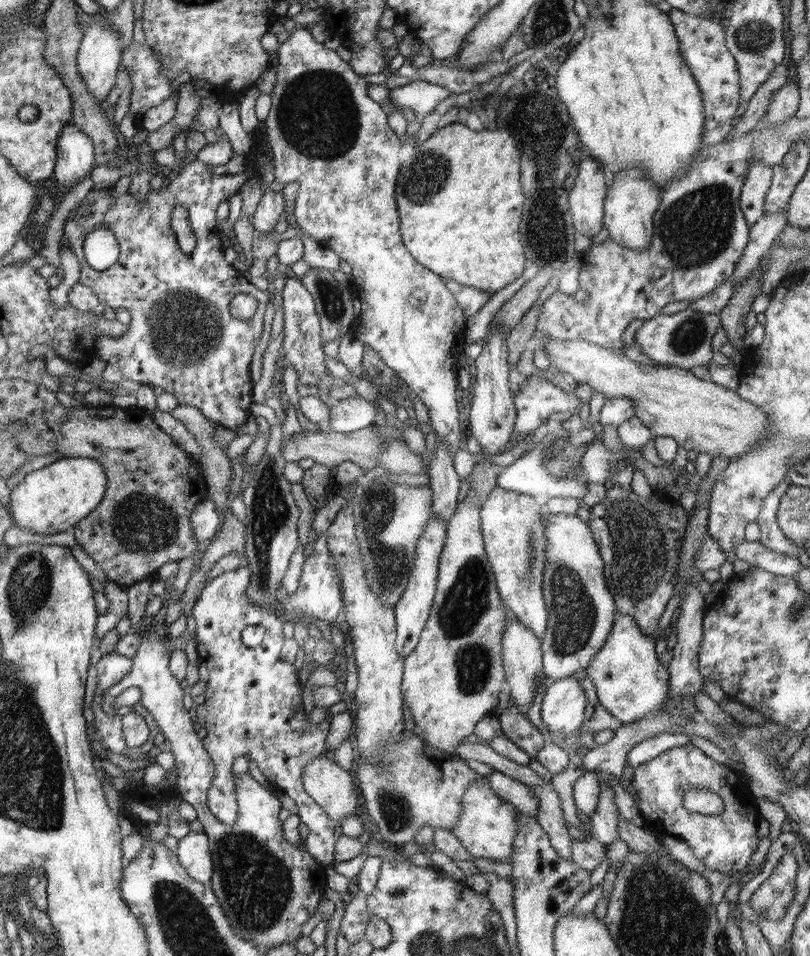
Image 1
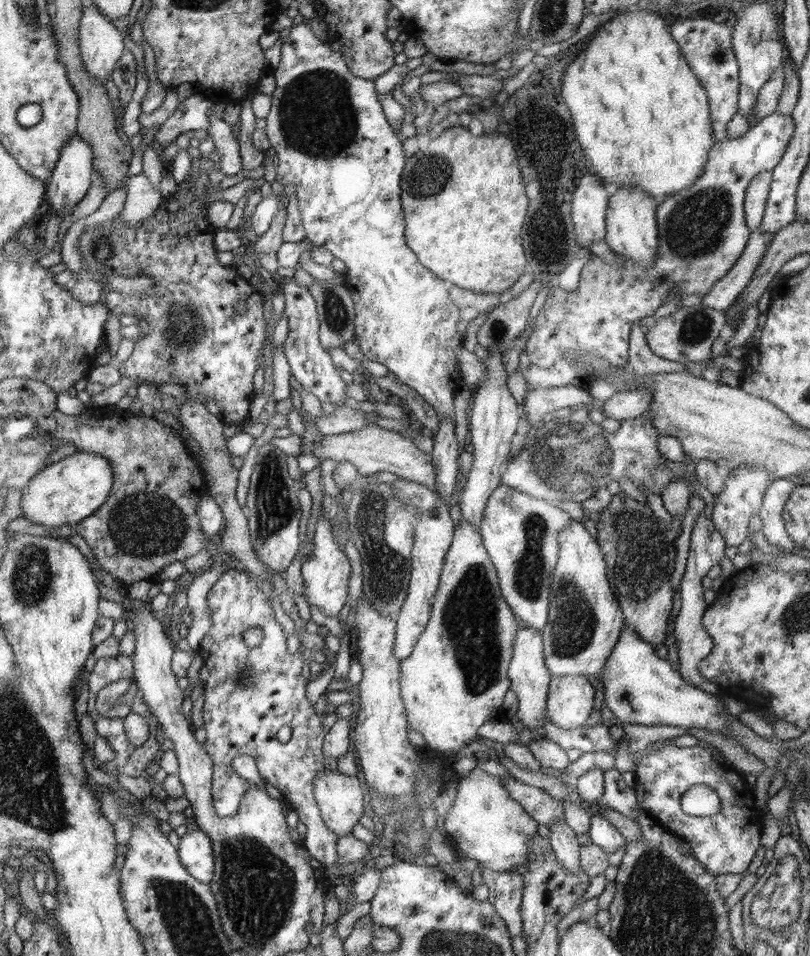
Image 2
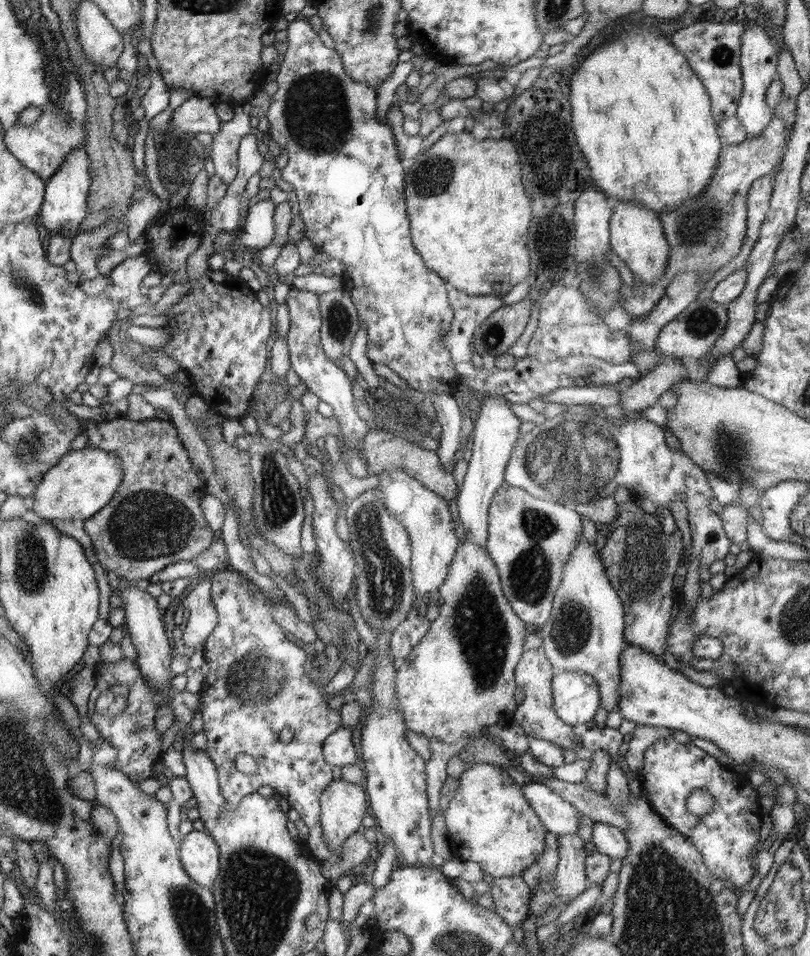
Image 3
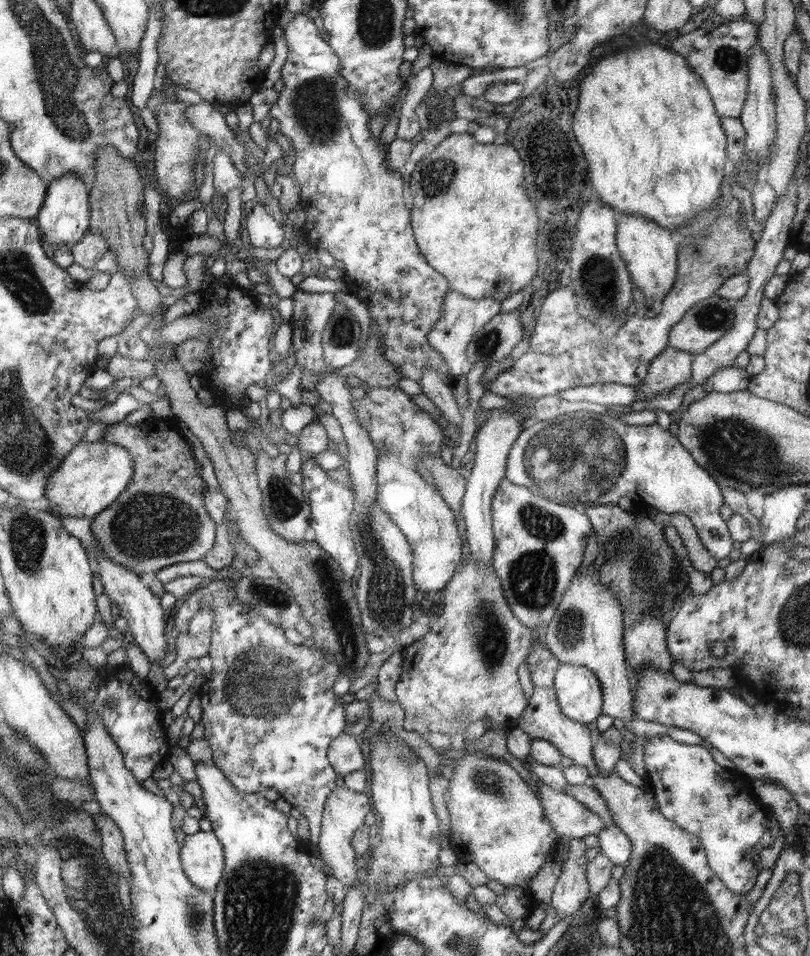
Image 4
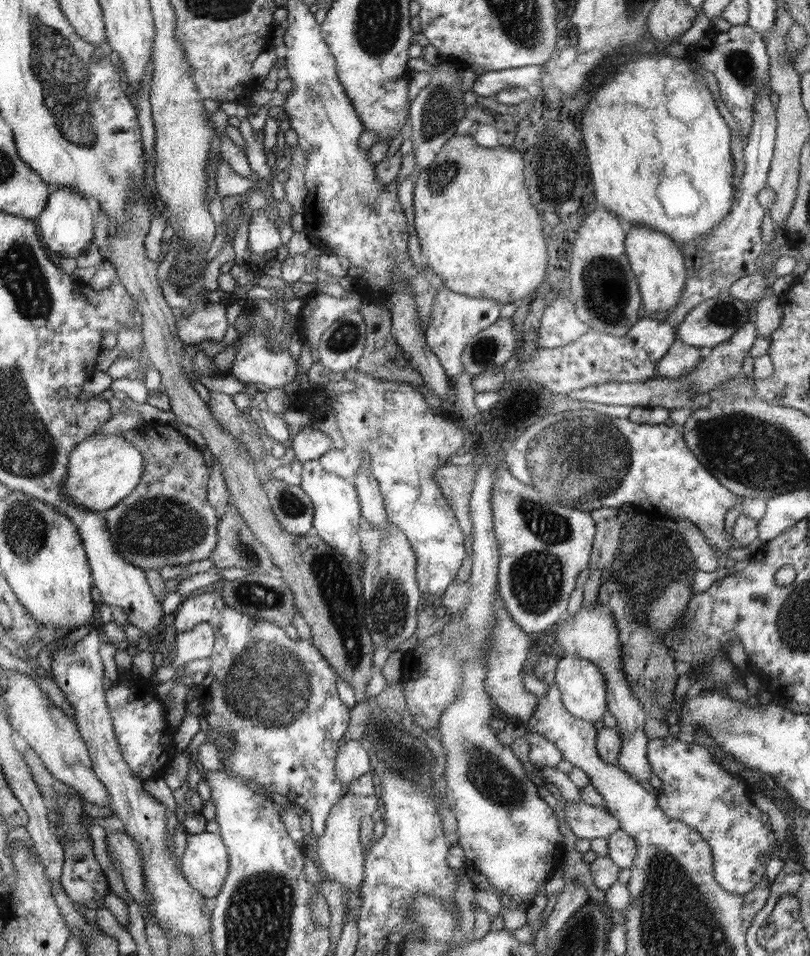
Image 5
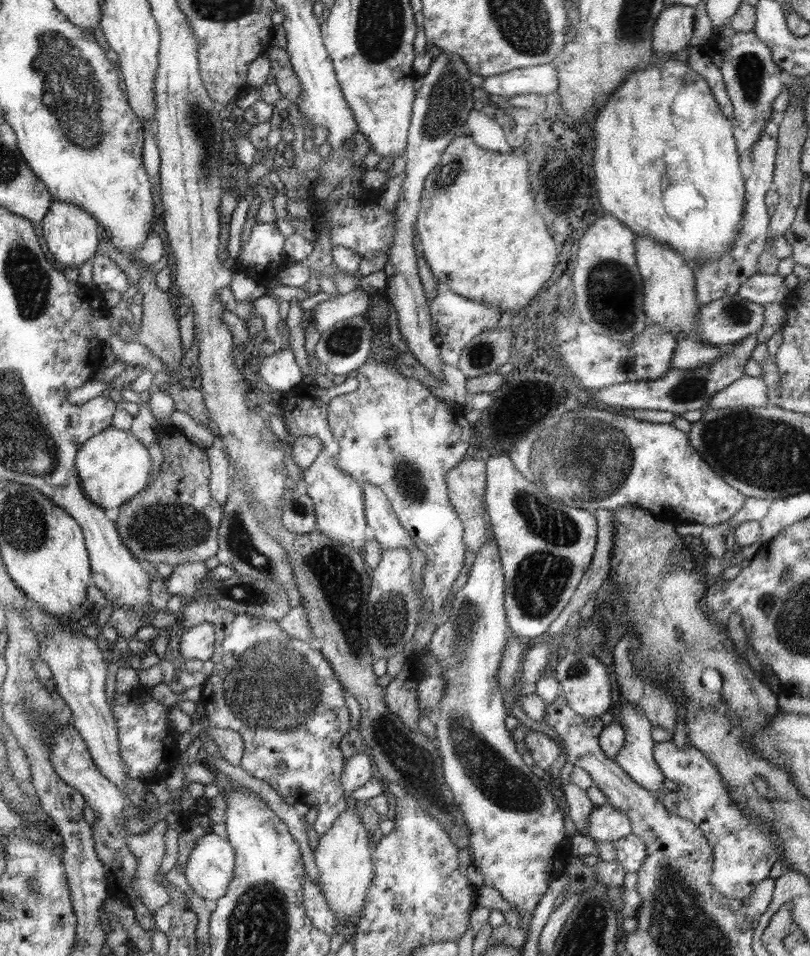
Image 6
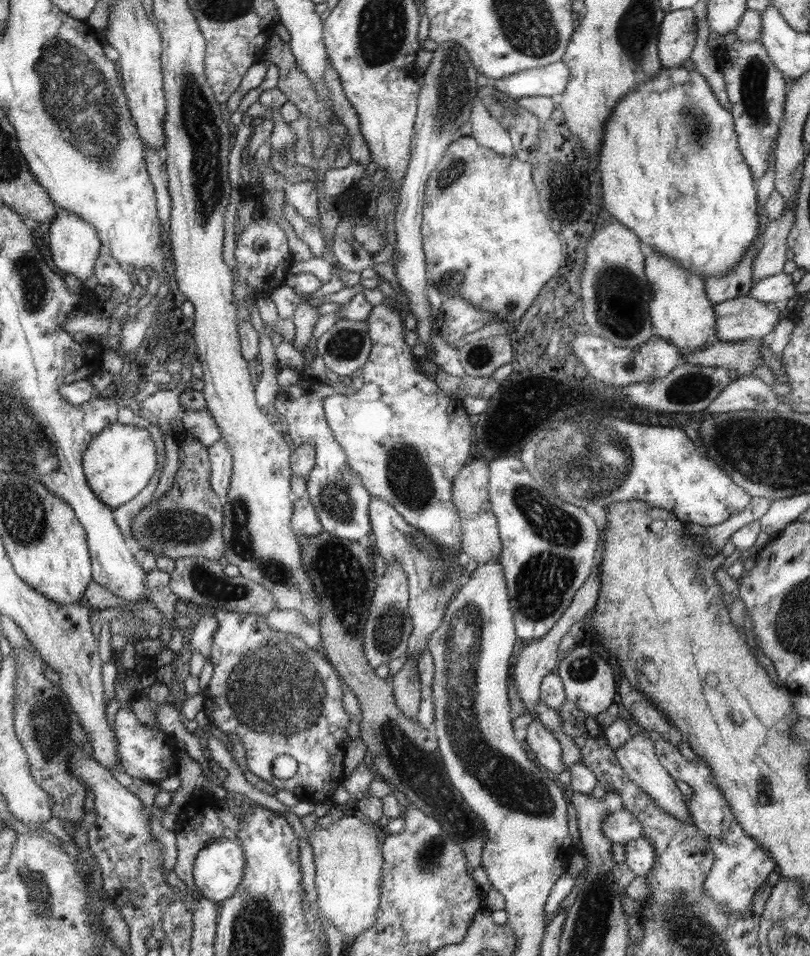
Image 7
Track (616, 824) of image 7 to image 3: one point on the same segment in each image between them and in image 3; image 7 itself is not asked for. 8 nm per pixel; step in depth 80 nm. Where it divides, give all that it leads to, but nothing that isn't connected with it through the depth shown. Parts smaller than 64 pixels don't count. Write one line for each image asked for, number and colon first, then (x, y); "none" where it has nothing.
3: (559, 817)
4: (568, 817)
5: (585, 821)
6: (605, 823)

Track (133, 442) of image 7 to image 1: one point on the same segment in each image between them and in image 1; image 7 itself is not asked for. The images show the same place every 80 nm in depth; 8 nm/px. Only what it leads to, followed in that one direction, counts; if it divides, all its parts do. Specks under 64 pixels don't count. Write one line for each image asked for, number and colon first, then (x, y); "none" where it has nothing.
1: (48, 500)
2: (67, 492)
3: (84, 481)
4: (91, 478)
5: (104, 469)
6: (114, 466)

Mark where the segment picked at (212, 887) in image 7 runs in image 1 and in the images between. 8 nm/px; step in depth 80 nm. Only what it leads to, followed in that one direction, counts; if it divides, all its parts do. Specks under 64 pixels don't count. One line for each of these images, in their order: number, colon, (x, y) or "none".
1: (194, 851)
2: (196, 851)
3: (200, 854)
4: (204, 859)
5: (205, 865)
6: (213, 863)

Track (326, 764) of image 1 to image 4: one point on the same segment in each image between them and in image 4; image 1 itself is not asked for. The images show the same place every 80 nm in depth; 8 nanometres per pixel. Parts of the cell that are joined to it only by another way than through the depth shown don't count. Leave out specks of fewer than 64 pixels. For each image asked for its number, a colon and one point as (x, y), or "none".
2: (340, 797)
3: (343, 803)
4: (345, 811)

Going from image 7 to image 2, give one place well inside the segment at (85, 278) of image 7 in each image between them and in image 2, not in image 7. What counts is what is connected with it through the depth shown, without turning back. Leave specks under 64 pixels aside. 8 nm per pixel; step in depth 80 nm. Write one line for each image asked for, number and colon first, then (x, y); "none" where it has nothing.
2: (71, 179)
3: (64, 208)
4: (65, 219)
5: (67, 224)
6: (72, 234)

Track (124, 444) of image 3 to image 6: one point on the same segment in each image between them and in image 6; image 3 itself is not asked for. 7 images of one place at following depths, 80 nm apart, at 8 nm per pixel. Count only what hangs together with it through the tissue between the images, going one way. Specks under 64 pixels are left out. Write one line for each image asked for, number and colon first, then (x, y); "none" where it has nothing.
4: (159, 520)
5: (166, 520)
6: (175, 519)

